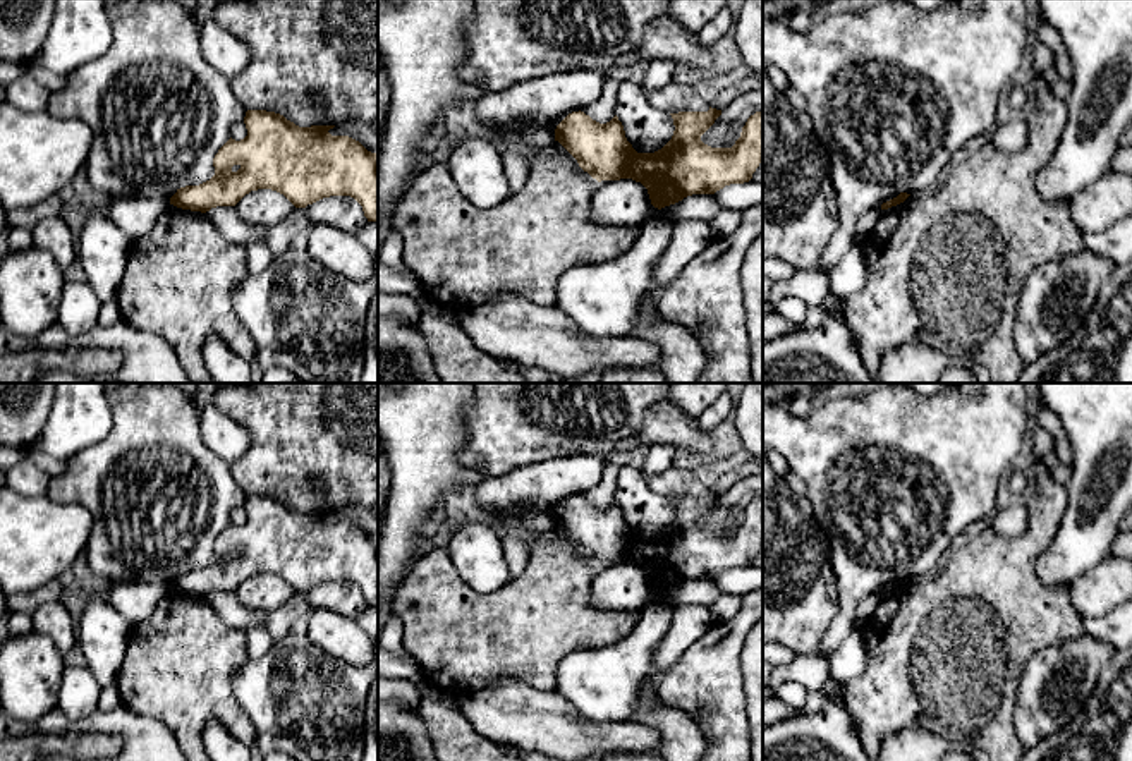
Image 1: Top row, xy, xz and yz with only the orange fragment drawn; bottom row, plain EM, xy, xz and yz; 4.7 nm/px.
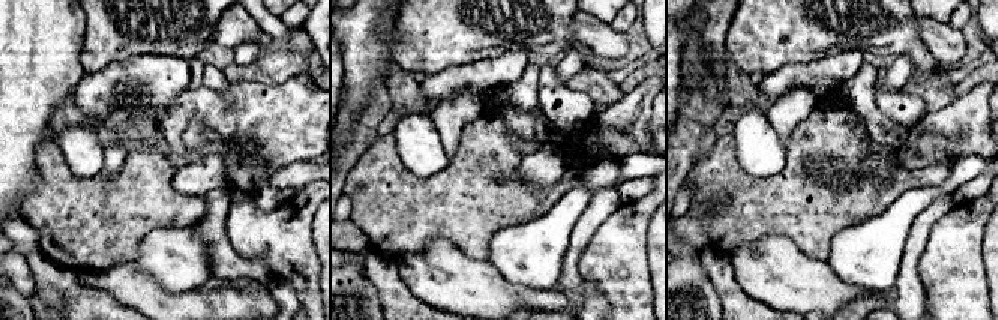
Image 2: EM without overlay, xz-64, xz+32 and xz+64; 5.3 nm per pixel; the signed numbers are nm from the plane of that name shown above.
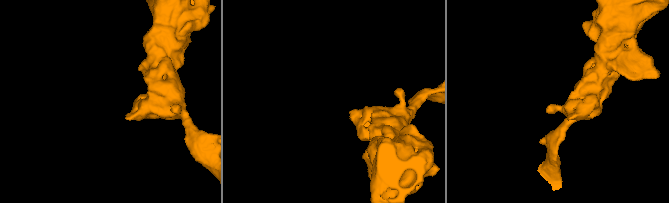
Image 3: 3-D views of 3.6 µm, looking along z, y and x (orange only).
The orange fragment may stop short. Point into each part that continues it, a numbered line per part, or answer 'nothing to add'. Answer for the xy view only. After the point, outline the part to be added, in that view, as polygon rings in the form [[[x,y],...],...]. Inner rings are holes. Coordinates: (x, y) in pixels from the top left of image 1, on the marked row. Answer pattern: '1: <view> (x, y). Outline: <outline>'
nothing to add

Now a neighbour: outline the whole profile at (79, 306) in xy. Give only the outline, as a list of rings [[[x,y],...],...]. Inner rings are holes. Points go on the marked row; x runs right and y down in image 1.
[[[65,282],[57,323],[69,335],[81,335],[98,325],[101,301],[88,282]]]

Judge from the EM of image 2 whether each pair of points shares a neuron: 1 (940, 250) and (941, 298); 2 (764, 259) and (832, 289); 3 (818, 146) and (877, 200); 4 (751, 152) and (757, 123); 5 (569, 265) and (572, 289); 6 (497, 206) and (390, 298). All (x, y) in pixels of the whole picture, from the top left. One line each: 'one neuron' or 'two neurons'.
1: one neuron
2: one neuron
3: one neuron
4: one neuron
5: one neuron
6: two neurons

